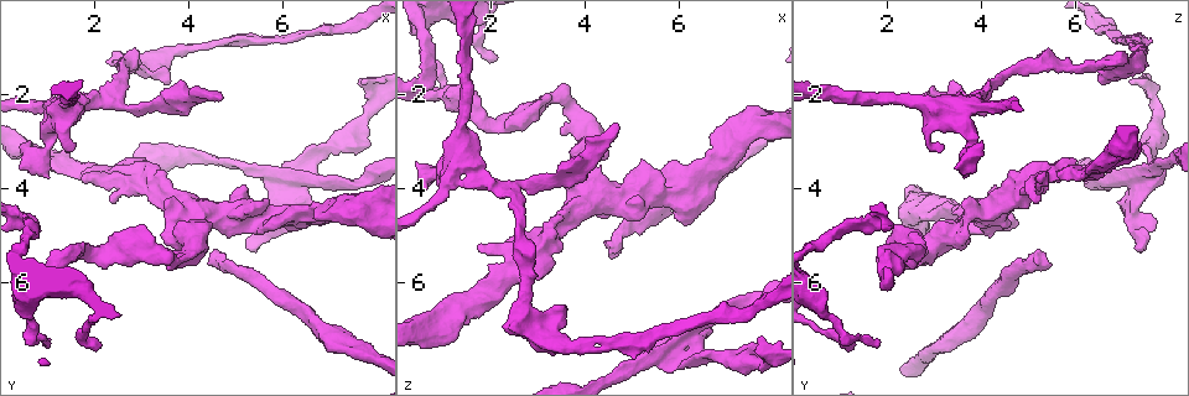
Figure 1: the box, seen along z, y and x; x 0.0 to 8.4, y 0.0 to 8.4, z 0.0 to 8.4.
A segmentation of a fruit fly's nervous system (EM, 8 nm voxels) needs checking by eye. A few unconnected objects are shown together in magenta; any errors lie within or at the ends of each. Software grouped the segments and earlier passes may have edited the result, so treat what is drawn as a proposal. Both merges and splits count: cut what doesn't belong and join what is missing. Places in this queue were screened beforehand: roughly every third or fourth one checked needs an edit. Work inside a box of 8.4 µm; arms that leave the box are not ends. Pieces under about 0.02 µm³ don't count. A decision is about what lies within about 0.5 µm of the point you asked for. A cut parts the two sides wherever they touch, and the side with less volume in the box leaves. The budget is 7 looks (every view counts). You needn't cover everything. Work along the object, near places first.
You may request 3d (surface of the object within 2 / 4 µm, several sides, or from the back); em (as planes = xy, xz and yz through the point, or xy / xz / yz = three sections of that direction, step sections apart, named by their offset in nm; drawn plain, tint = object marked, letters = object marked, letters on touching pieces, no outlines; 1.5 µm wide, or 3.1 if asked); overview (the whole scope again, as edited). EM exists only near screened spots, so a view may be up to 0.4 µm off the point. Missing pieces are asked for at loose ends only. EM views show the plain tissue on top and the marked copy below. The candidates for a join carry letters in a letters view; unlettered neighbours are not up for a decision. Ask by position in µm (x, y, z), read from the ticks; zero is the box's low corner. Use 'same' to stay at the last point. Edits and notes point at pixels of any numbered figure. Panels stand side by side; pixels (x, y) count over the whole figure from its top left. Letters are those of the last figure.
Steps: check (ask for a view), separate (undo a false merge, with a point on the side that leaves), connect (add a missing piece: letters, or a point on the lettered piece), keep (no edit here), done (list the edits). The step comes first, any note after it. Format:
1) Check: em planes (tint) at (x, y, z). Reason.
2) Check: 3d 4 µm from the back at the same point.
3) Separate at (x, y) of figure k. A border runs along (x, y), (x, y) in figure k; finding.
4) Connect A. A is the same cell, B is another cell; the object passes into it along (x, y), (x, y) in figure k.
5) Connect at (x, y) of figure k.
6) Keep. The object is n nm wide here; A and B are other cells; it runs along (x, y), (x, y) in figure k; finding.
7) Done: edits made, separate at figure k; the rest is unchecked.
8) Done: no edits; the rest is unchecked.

Check: 3d 2 µm at (4.65, 2.10, 2.65). Free end.

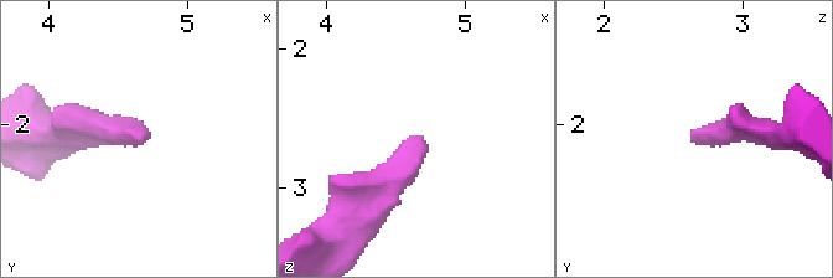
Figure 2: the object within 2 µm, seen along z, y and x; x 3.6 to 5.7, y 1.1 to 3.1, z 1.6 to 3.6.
Check: em xz step 8 (letters) at (4.68, 2.08, 2.64).

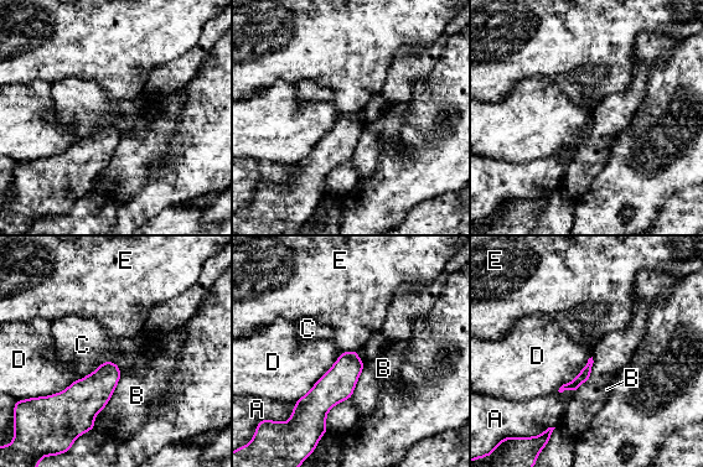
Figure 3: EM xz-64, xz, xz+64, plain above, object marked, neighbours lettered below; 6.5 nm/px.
Keep. The longest contact is with D, 460 nm; A, B, C, D and E are other cells; a border runs along (355, 349), (344, 352) in figure 3; no lettered piece goes on from it.

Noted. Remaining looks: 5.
Check: em planes (tint) at (2.40, 4.30, 5.15). Free end.

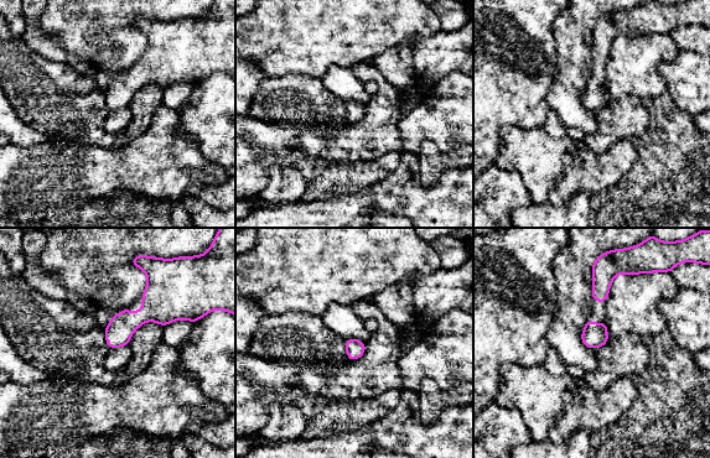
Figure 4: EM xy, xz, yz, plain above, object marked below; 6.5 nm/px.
Check: em planes (letters) at the same point.

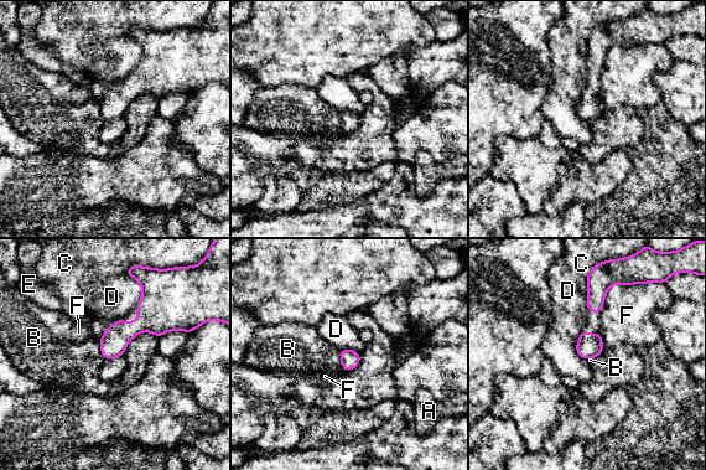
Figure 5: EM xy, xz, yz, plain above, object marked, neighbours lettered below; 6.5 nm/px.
Keep. The longest contact is with F, 280 nm; A, B, C, D, E and F are other cells; a border runs along (124, 272), (141, 287), (138, 303) in figure 5; none of them fits.

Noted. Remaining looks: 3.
Check: 3d 4 µm at (1.05, 7.20, 1.80). An open end.

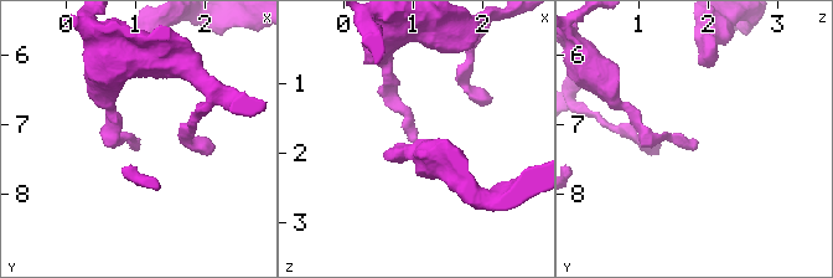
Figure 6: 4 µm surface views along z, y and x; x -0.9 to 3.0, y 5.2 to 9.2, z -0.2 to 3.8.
Check: em xy step 4 (letters) at (1.05, 7.25, 1.75).

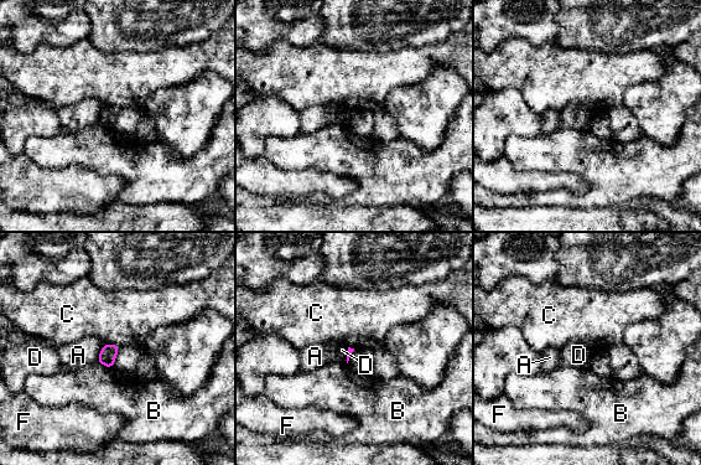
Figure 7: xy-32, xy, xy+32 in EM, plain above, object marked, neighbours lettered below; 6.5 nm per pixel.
Keep. A, B, C, D and F are other cells; a border runs along (105, 344), (97, 361) in figure 7; no lettered piece goes on from it.

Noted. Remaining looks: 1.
Done: no edits; the rest is unchecked.

